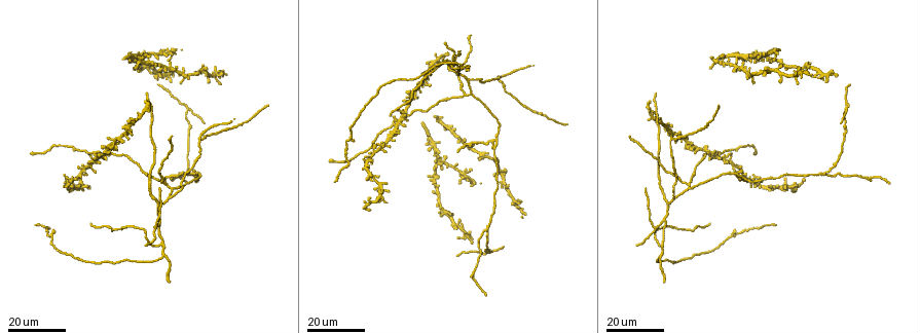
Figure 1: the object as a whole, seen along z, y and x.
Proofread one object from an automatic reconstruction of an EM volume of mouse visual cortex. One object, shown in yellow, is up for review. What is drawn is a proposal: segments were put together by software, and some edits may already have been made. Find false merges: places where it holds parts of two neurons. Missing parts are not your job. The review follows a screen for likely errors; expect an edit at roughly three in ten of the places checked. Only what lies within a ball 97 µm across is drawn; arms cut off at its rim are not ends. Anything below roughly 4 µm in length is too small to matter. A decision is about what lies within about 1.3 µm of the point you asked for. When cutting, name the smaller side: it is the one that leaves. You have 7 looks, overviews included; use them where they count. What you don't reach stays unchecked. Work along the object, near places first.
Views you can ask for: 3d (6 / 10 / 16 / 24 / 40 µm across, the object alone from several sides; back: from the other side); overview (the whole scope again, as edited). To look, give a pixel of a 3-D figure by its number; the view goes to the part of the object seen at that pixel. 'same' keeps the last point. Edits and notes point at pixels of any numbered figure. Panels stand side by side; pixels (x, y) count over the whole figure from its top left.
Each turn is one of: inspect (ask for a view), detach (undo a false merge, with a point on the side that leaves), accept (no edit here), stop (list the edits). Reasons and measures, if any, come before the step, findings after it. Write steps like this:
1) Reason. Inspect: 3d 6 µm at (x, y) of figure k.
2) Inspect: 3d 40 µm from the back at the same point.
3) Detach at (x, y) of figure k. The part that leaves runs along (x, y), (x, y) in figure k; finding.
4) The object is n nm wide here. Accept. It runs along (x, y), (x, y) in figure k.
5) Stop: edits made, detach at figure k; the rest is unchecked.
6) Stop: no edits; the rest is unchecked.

Small branch off a trunk. Inspect: 3d 24 µm at (399, 121) of figure 1.

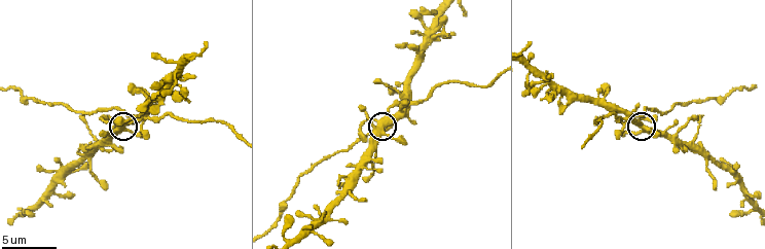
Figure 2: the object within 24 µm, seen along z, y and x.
Inspect: 3d 10 µm at (379, 122) of figure 2.

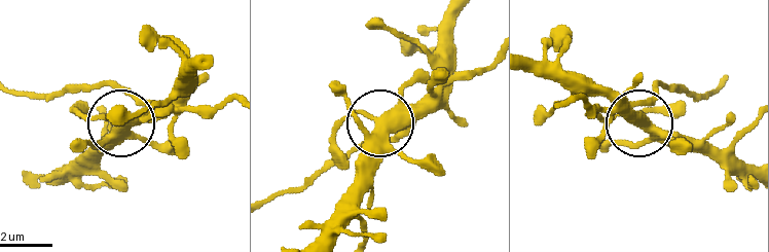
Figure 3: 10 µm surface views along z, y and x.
The object is 380 nm wide here. Accept. Continuous, no second neuron.

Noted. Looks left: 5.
Side arm on a straight run. Inspect: 3d 16 µm at (486, 228) of figure 1.

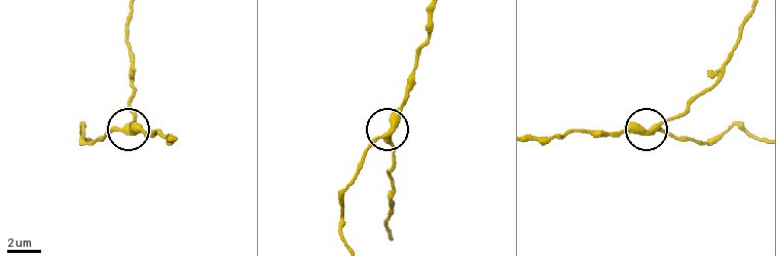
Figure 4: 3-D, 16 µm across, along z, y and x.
Inspect: 3d 6 µm at (383, 136) of figure 4.

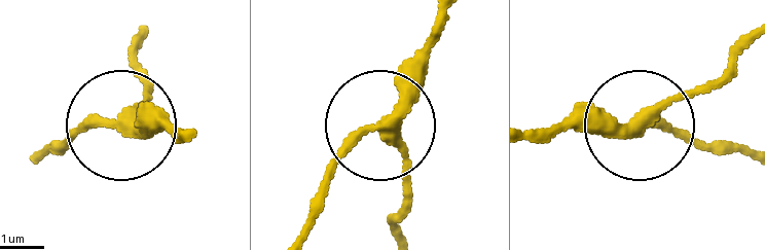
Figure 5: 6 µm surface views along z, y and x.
The object is 260 nm wide here. Accept. It runs along (192, 128), (82, 128), (52, 139) in figure 5; continuous, no second neuron.

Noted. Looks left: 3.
Three arms meet. Inspect: 3d 16 µm at (187, 108) of figure 1.

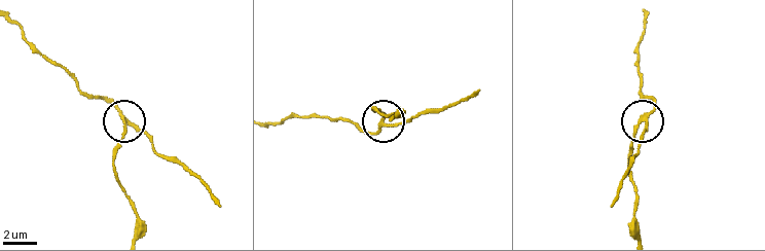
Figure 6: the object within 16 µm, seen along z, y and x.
Inspect: 3d 6 µm at (131, 121) of figure 6.

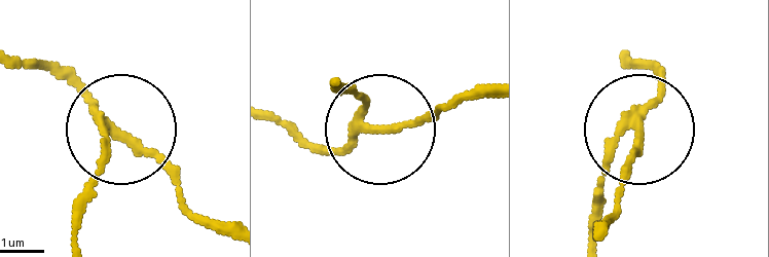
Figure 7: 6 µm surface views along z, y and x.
The object is 170 nm wide here. Detach at (68, 67) of figure 7. The part that leaves runs along (99, 114), (10, 59) in figure 7; two neurons meet here.

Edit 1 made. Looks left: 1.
Stop: edits made, detach at figure 7; the rest is unchecked.

